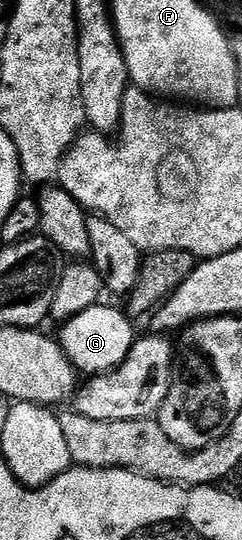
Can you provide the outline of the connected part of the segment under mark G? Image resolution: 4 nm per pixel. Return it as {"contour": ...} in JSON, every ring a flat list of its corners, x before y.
{"contour":[[98,302,94,308,83,310,83,314,75,314,75,318,64,321,60,325,59,343,67,358,86,377,98,376,101,372,110,372,118,368,133,349,135,333,134,321,124,311,121,312,111,305]]}

